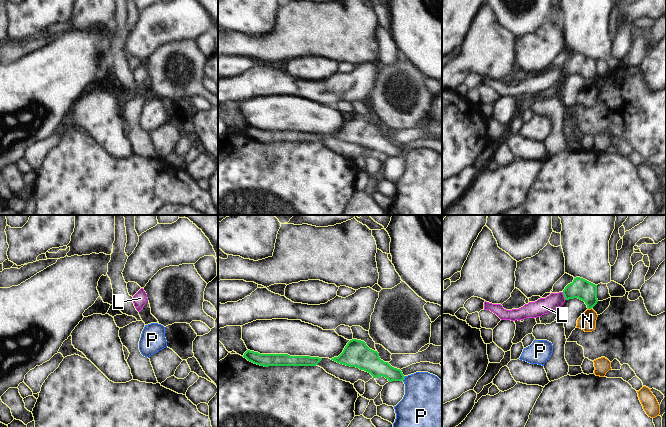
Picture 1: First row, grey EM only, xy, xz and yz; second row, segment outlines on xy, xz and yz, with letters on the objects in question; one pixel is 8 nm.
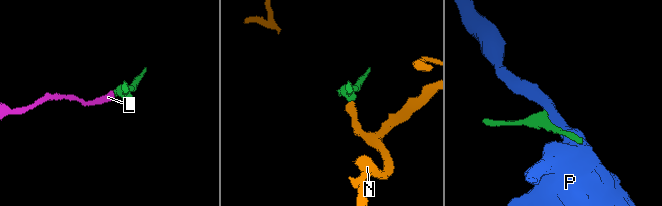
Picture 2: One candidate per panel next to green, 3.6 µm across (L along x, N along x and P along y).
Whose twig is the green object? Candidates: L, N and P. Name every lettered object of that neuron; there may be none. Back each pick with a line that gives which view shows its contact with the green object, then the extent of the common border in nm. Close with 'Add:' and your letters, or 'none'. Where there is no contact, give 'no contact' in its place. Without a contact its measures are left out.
L: yz | 70 nm
Add: L

